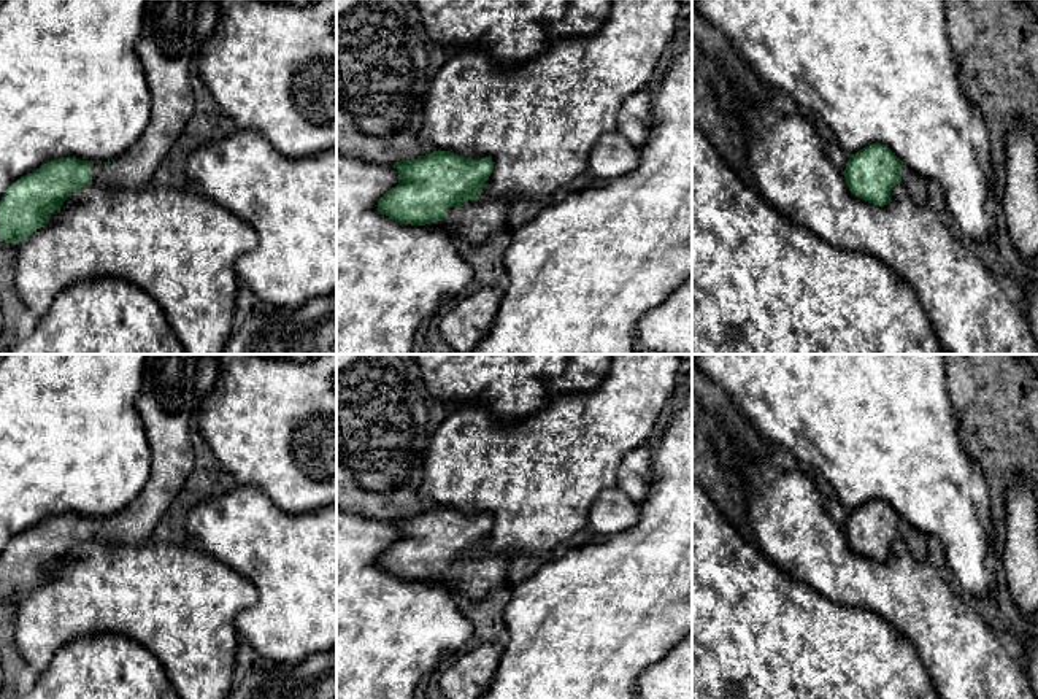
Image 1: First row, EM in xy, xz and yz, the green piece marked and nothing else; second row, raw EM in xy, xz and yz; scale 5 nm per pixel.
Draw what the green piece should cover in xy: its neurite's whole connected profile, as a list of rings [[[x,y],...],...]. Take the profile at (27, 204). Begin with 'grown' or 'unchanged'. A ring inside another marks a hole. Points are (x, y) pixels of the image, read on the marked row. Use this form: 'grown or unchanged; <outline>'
grown; [[[146,0],[136,56],[156,106],[138,140],[108,162],[54,159],[11,184],[0,200],[0,240],[17,245],[78,189],[114,184],[146,186],[184,130],[195,98],[189,70],[198,48],[195,22],[200,0]]]

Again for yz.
grown; [[[873,143],[849,156],[844,168],[852,195],[884,207],[895,184],[903,184],[913,200],[927,199],[927,180],[913,173],[887,146]]]

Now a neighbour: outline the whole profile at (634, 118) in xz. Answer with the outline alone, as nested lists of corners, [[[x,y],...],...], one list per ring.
[[[640,91],[630,95],[617,113],[616,133],[627,138],[632,145],[641,146],[649,137],[652,119],[652,92]]]

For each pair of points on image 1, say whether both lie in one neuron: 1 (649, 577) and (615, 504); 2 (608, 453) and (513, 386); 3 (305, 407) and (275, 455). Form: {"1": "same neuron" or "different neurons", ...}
{"1": "different neurons", "2": "different neurons", "3": "same neuron"}

